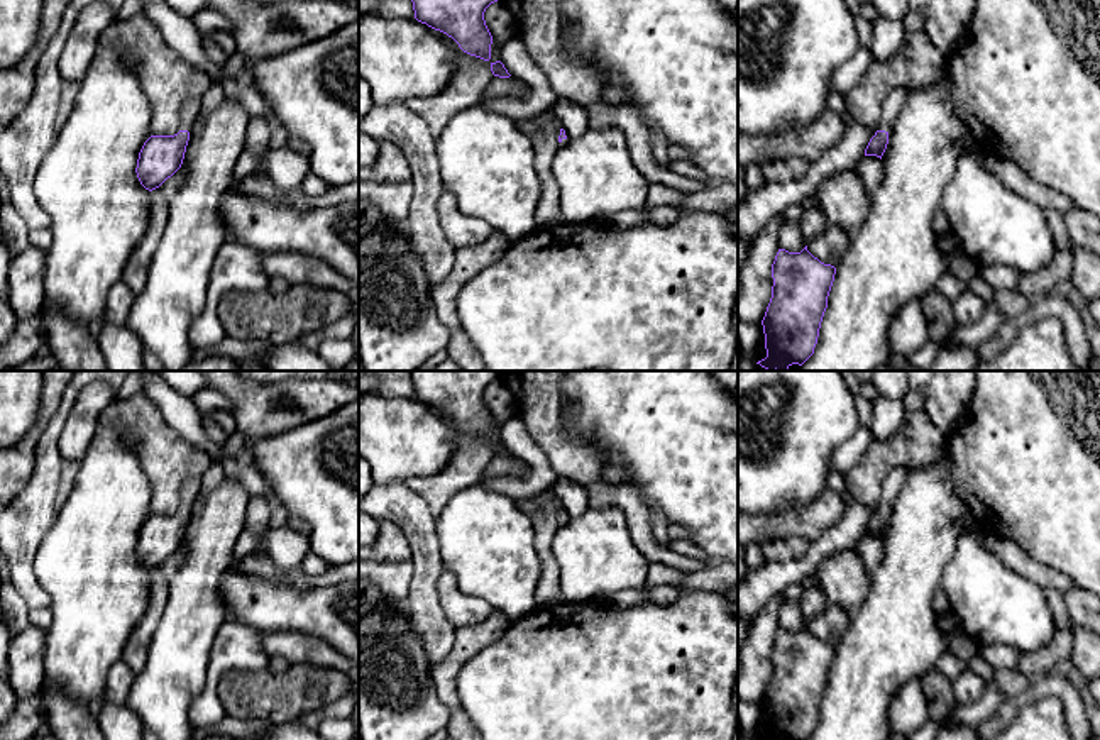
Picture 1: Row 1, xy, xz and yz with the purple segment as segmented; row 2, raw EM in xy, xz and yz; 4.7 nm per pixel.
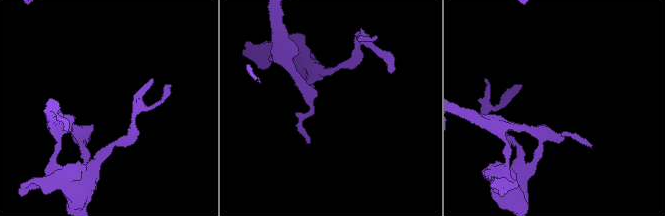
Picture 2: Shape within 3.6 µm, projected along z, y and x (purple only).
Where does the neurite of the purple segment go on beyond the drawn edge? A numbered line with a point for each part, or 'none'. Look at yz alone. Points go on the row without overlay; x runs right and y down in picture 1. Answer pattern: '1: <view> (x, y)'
1: yz (894, 481)

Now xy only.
1: xy (190, 490)

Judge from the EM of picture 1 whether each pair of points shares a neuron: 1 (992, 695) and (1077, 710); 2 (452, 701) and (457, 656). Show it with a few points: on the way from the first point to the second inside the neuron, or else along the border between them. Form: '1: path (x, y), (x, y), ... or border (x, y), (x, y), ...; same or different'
1: border (1006, 698), (982, 722); different
2: path (449, 690), (449, 668); same

